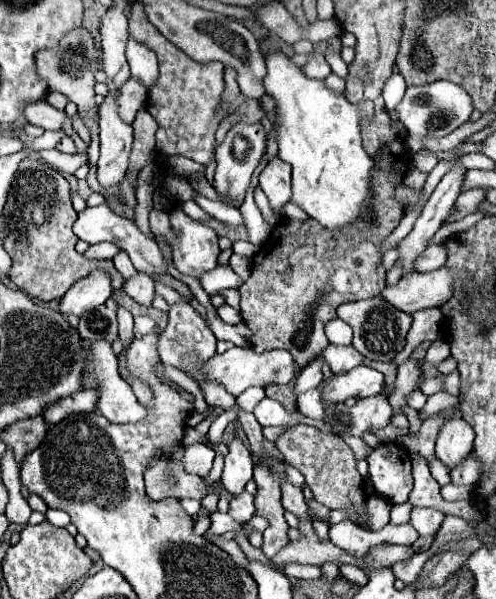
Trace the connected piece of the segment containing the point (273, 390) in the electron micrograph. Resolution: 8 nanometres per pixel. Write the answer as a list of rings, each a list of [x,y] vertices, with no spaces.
[[[289,383],[289,385],[271,385],[265,391],[267,391],[269,399],[279,401],[285,409],[289,409],[289,411],[297,409],[295,407],[295,399],[293,399],[293,383]]]

